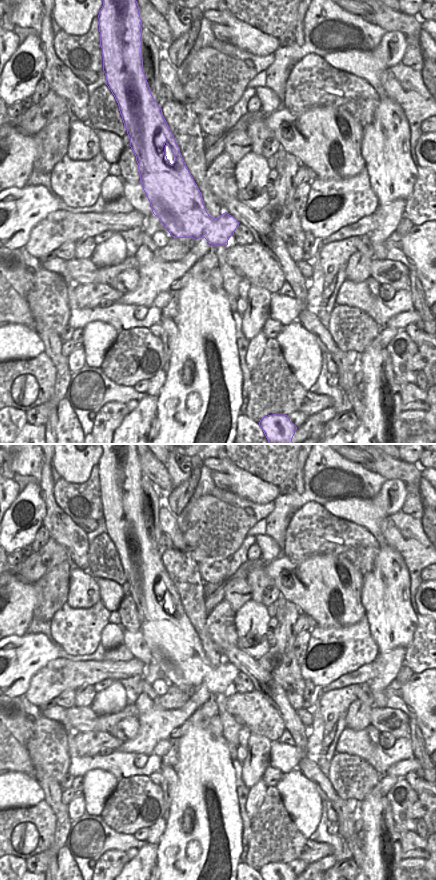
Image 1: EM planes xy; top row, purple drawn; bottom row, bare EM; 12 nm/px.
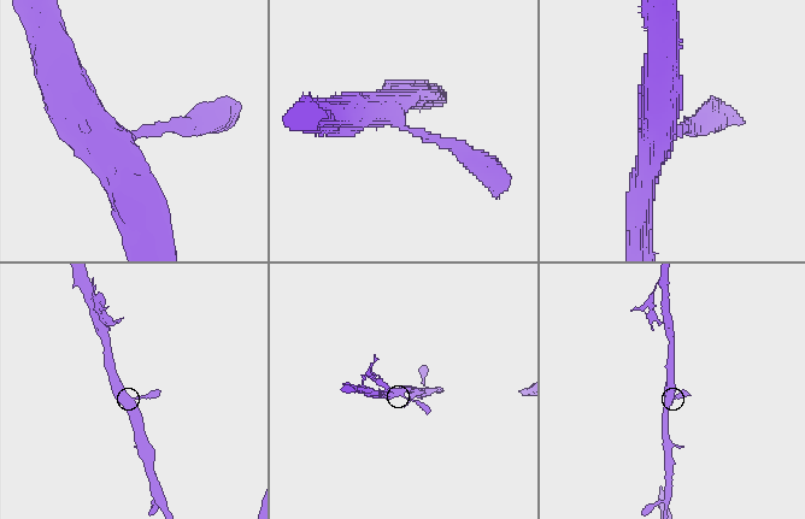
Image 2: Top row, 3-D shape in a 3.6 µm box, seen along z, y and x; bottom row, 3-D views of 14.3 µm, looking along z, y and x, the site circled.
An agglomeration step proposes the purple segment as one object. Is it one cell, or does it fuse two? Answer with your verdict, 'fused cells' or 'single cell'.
single cell

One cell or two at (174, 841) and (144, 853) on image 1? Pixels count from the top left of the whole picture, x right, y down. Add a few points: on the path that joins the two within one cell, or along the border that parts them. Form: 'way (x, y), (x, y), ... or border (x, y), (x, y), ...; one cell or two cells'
border (157, 844), (156, 864), (154, 866); two cells

